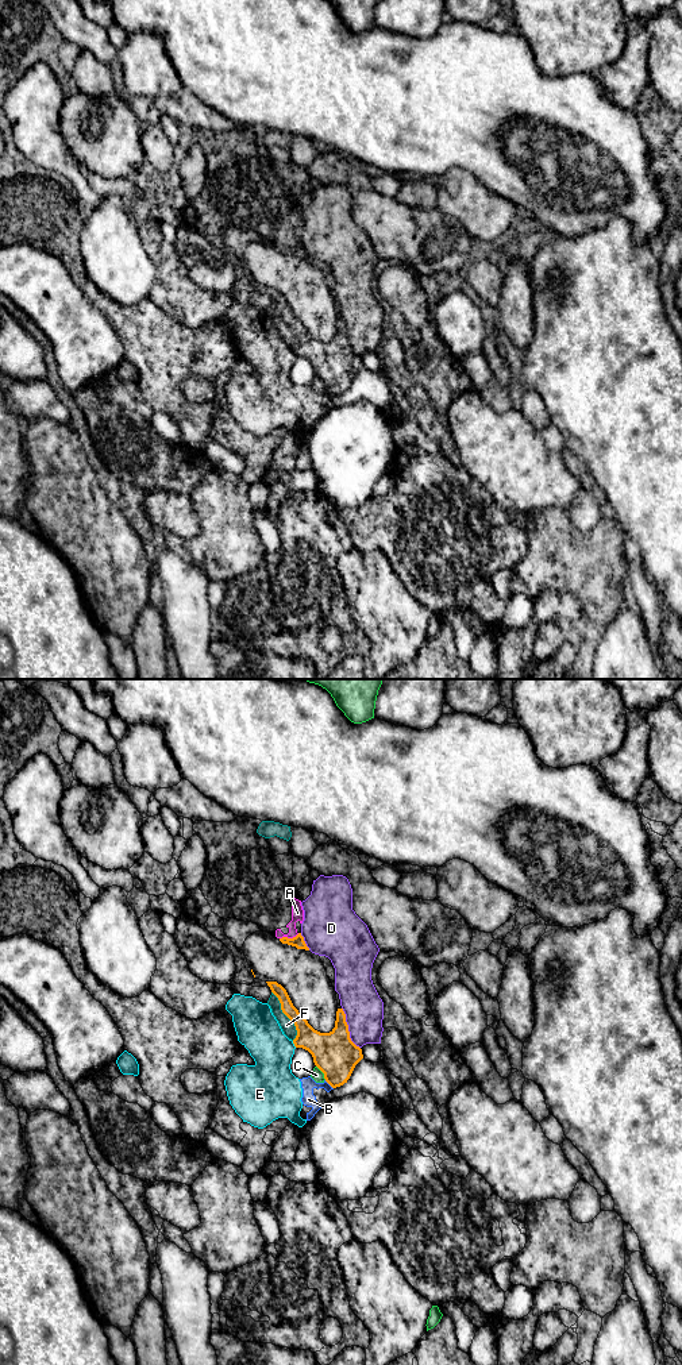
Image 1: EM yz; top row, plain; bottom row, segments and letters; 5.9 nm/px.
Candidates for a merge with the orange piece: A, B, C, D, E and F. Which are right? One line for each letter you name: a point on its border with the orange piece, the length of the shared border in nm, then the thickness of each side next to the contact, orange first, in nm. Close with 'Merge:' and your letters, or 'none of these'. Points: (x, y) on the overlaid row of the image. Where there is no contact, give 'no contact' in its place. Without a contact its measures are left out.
Merge: none of these

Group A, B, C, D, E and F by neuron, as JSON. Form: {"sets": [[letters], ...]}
{"sets": [["A"], ["B", "E"], ["C"], ["D"], ["F"]]}

